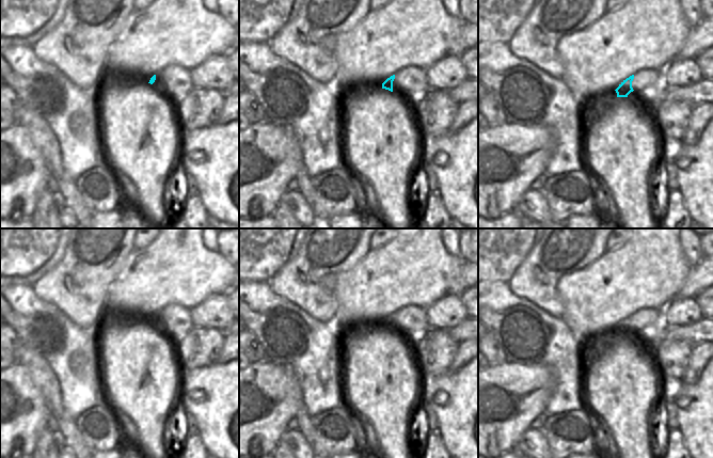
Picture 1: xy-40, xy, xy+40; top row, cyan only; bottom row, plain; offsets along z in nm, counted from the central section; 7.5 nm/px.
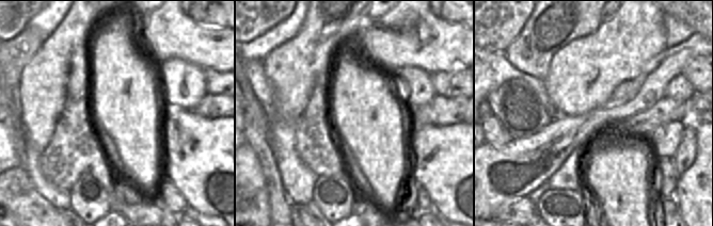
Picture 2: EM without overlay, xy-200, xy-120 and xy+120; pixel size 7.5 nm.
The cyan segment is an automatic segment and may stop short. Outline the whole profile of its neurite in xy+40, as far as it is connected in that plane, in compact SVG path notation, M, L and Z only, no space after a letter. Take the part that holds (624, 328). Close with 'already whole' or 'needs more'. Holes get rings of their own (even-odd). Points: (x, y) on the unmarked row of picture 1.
M641 309L623 319L615 329L617 336L628 336L633 330L639 330L651 336L655 335L655 329L660 327L662 311L659 309Z; needs more

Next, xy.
M405 306L387 317L382 322L382 328L414 339L417 334L426 334L429 329L427 312L419 306Z; needs more

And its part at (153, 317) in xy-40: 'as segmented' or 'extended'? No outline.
extended

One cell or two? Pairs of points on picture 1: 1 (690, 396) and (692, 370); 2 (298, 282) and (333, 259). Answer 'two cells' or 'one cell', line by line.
1: two cells
2: one cell

